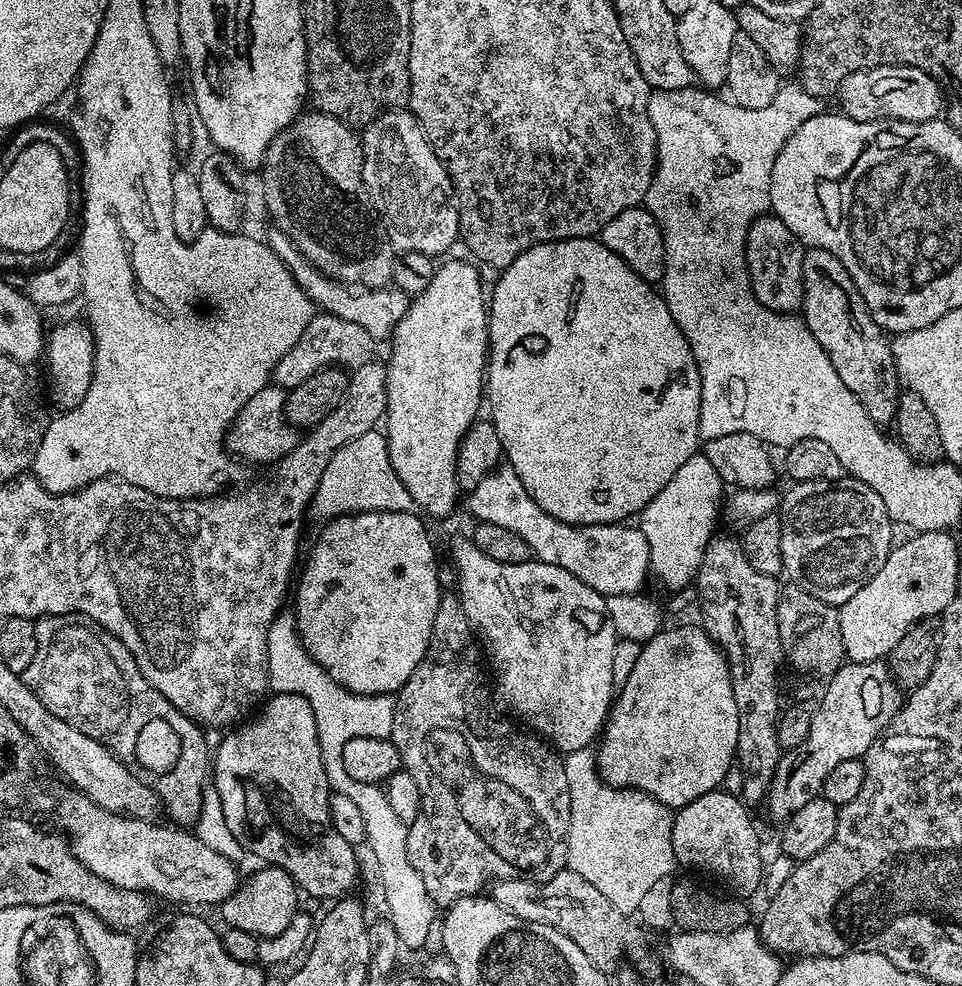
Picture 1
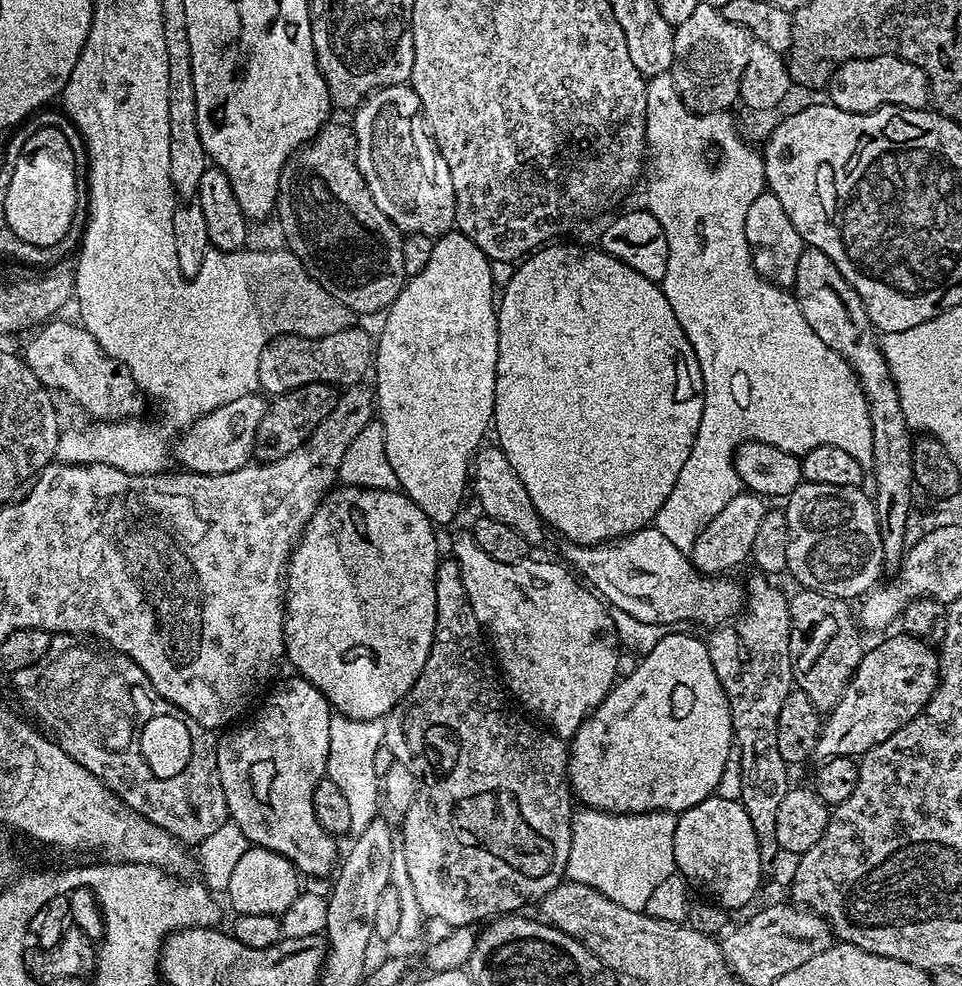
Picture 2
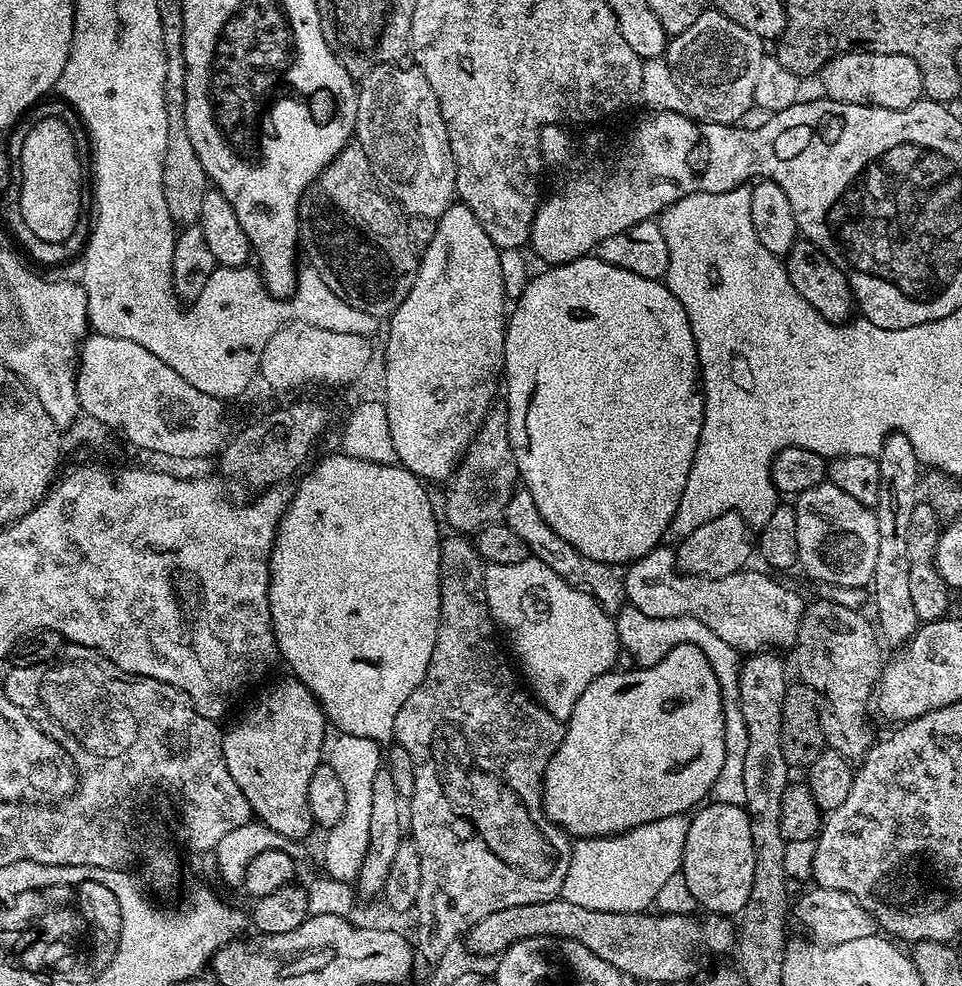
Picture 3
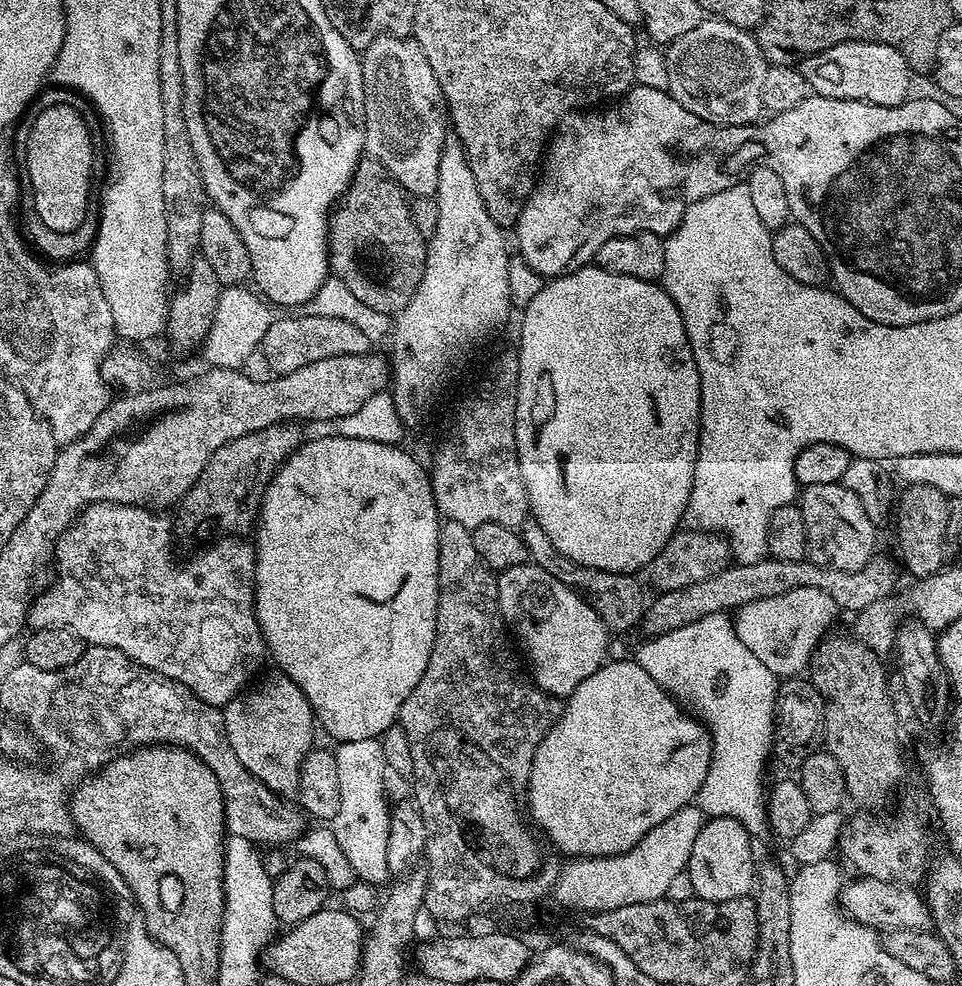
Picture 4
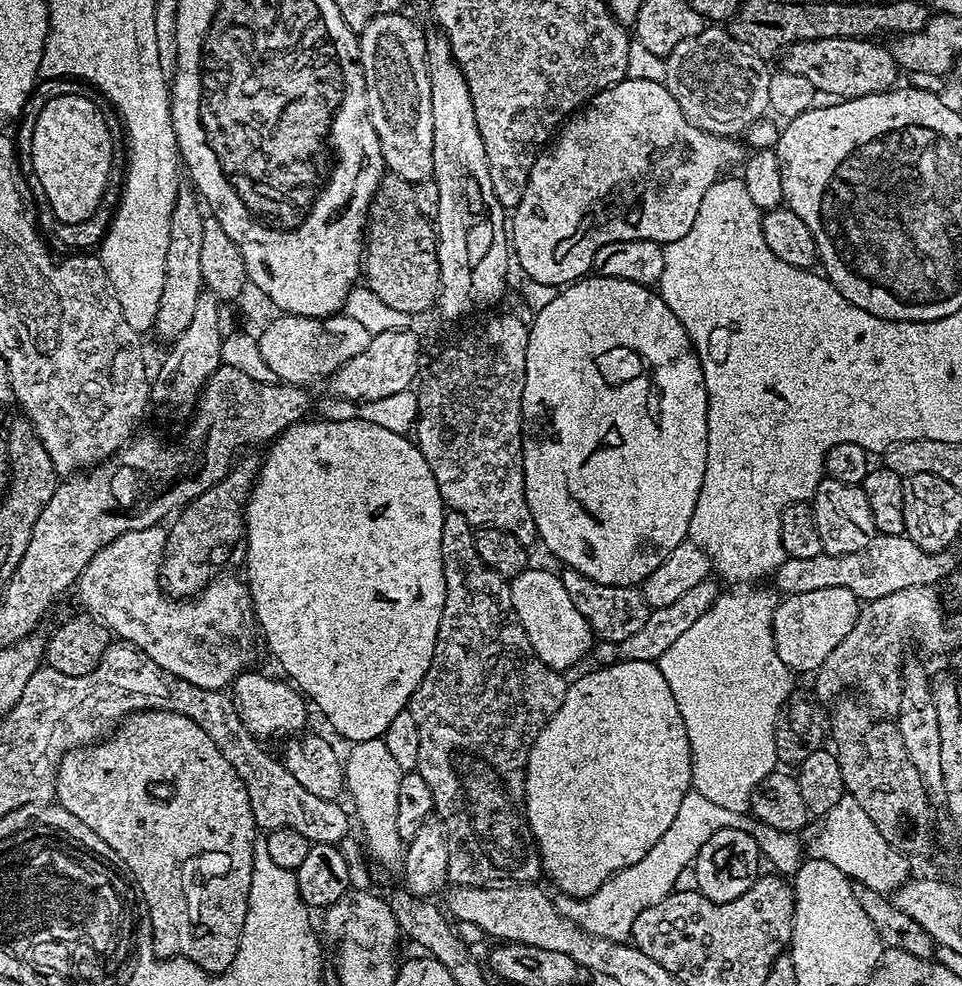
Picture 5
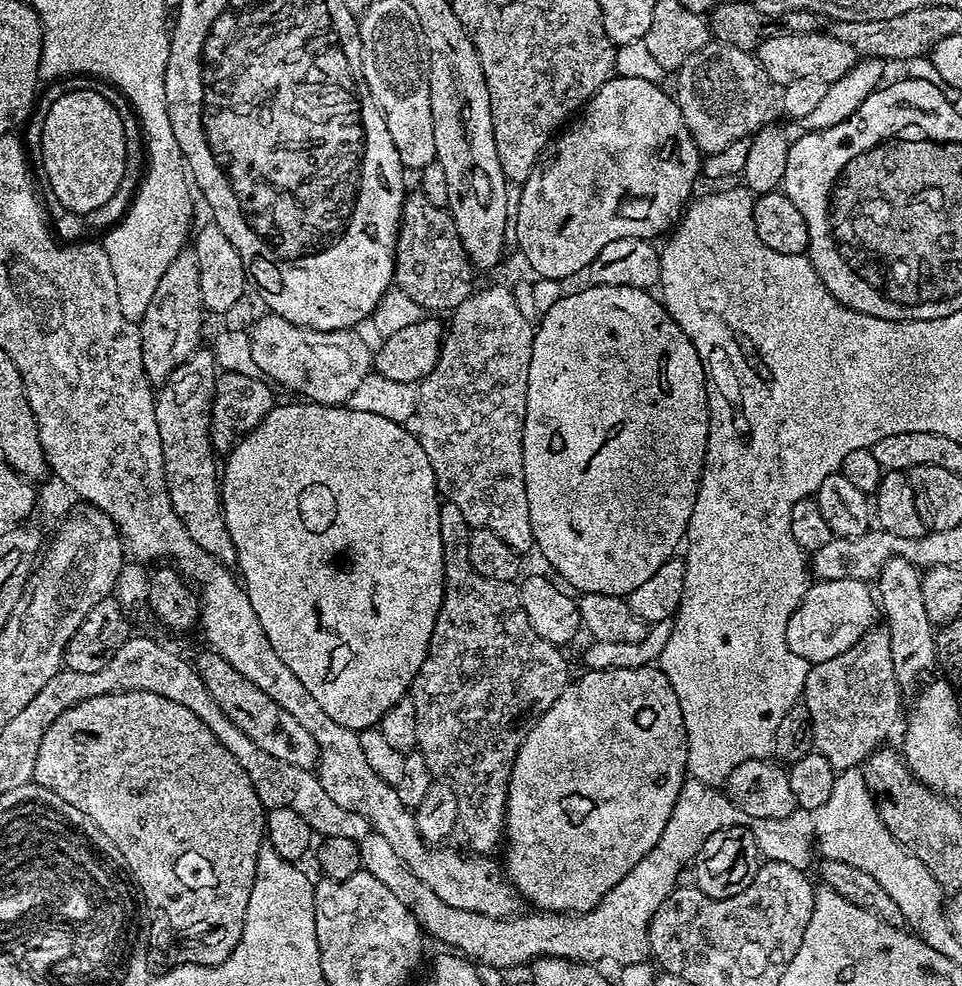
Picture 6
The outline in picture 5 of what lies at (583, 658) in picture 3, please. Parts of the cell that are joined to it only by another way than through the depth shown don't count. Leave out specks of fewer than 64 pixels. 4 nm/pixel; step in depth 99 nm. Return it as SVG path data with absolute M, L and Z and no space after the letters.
M529 566L522 574L511 577L508 585L512 613L518 618L530 646L540 661L555 672L567 673L594 645L594 637L586 618L566 594L561 577L544 568Z

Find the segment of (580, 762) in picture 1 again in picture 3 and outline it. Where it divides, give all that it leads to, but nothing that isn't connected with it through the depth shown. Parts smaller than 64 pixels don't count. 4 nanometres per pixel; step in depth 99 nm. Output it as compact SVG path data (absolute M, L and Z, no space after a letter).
M681 814L662 818L658 822L640 824L617 836L589 836L572 845L570 870L560 887L559 899L574 902L574 906L586 906L586 910L610 910L611 912L646 912L655 905L658 890L672 874L680 871L682 854L686 846L686 830L689 817Z

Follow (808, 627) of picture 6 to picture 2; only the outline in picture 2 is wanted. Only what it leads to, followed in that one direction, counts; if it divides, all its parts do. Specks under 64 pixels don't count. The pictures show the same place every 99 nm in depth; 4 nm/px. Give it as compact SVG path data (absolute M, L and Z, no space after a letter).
M654 526L639 528L638 531L628 536L617 536L616 539L607 542L581 545L569 543L567 547L569 560L567 563L587 581L592 591L607 601L612 608L626 610L630 618L638 618L638 622L684 626L687 620L697 620L700 624L720 626L731 621L728 619L732 615L735 617L744 604L746 592L741 585L739 588L734 581L728 580L732 578L725 578L720 574L706 576L697 572L686 553L678 550L672 542L666 539L666 534L662 534L662 530Z

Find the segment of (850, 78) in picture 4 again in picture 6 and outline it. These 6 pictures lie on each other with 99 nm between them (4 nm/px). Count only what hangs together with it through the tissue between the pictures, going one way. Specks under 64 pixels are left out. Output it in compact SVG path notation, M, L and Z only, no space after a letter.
M777 31L777 36L765 35L754 55L759 60L762 70L771 78L773 85L783 86L794 82L794 78L814 78L820 76L828 85L842 78L858 61L858 53L846 42L819 32Z

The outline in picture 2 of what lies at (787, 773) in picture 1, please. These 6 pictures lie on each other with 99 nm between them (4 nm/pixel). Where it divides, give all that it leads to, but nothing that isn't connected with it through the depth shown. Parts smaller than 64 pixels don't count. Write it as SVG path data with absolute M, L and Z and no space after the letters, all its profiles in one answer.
M899 634L900 636L885 635L881 644L876 644L865 651L852 671L852 677L844 687L844 692L838 702L832 707L831 712L823 717L820 726L820 736L816 739L815 755L820 758L829 756L863 757L874 746L886 742L890 734L902 730L906 722L910 722L928 705L928 700L936 693L940 661L938 652L929 641L920 639L919 636Z

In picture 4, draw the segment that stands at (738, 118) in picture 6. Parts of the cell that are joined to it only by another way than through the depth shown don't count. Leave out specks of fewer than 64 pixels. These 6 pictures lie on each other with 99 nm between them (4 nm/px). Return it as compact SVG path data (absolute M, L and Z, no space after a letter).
M706 18L690 34L682 34L682 38L667 45L666 91L690 114L711 124L754 124L764 112L762 82L769 67L752 32L730 26L730 22Z

